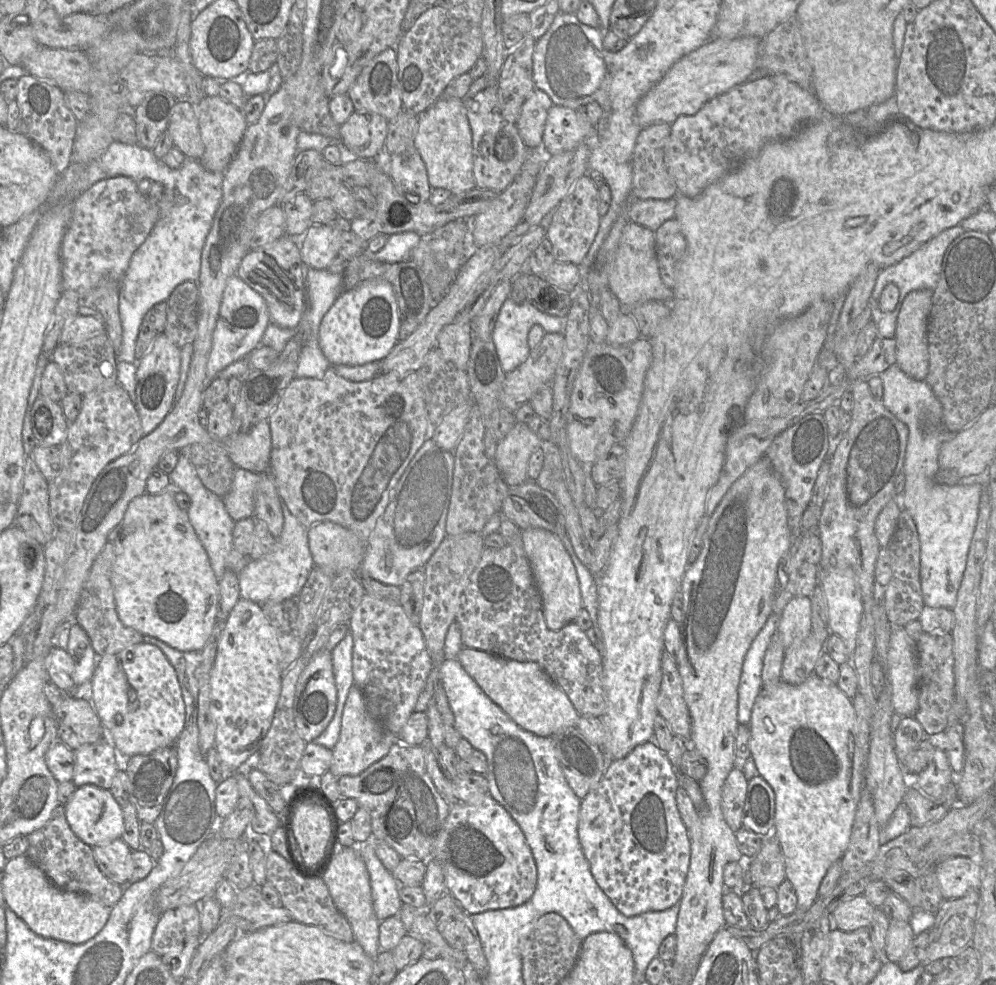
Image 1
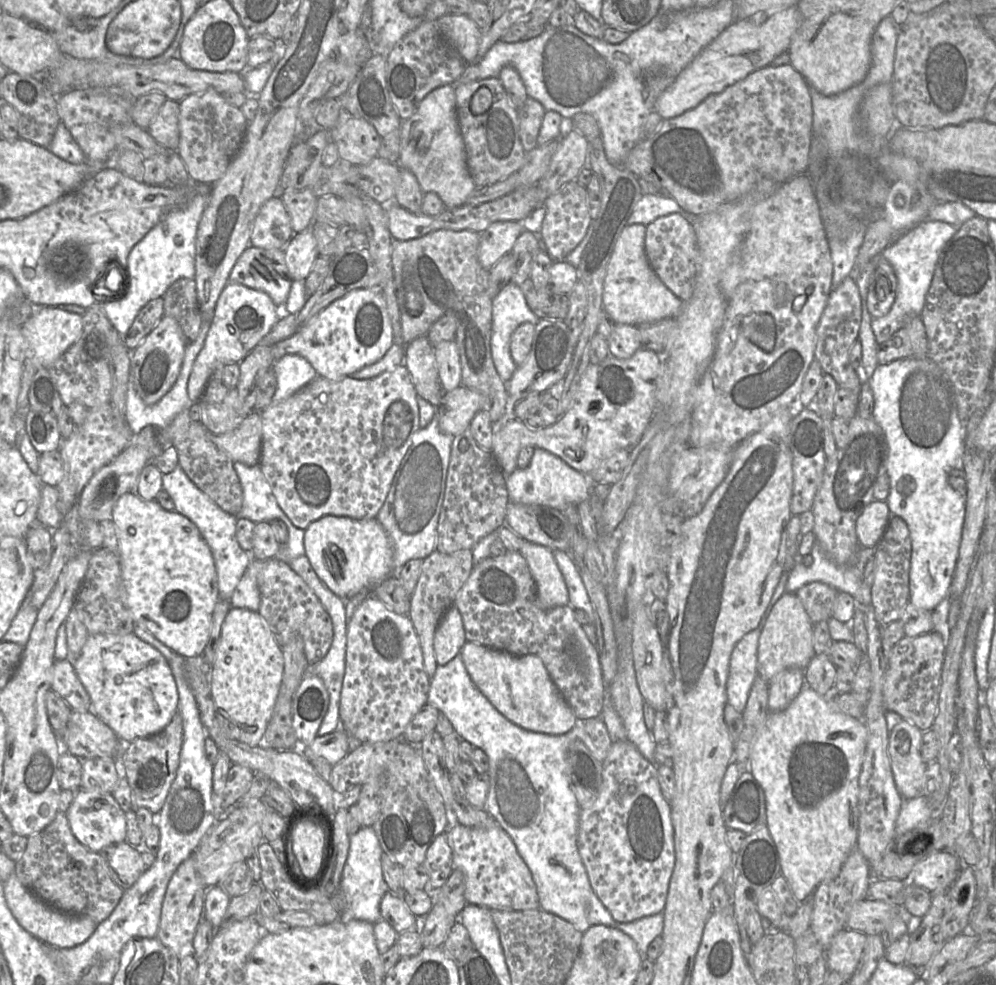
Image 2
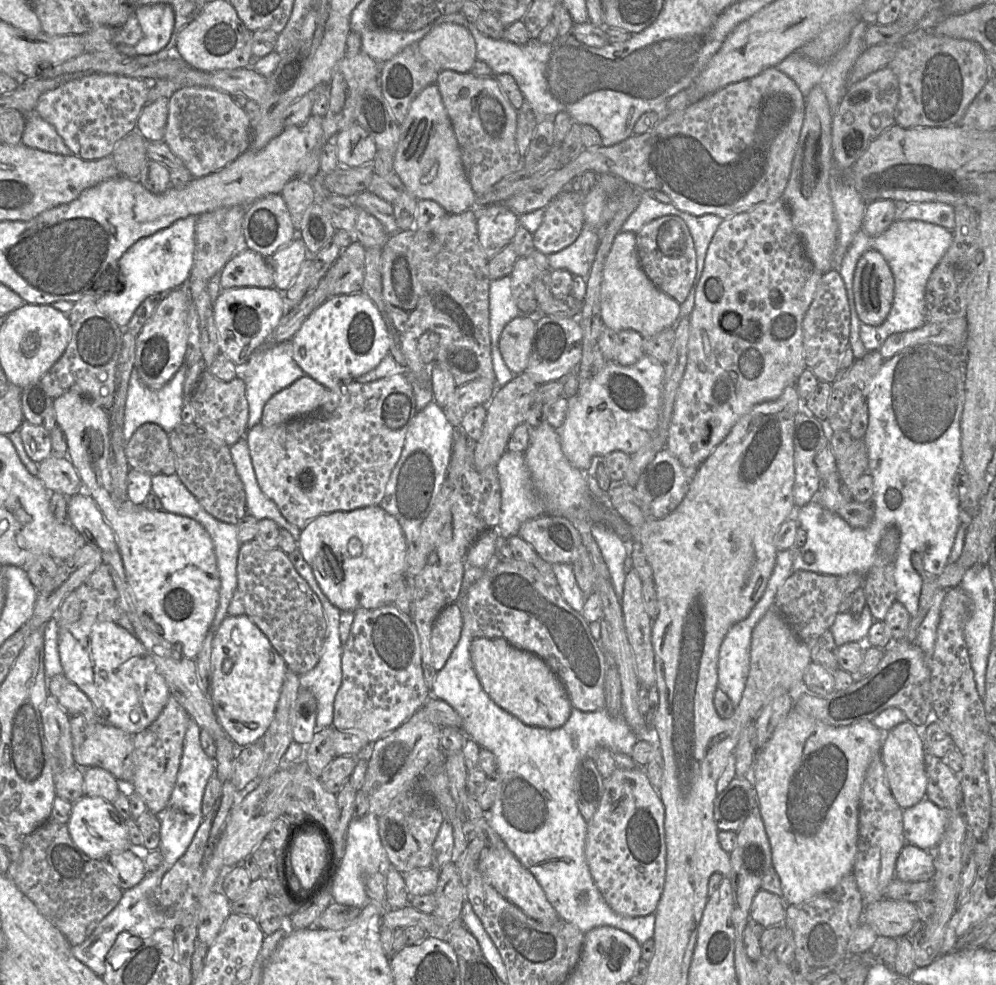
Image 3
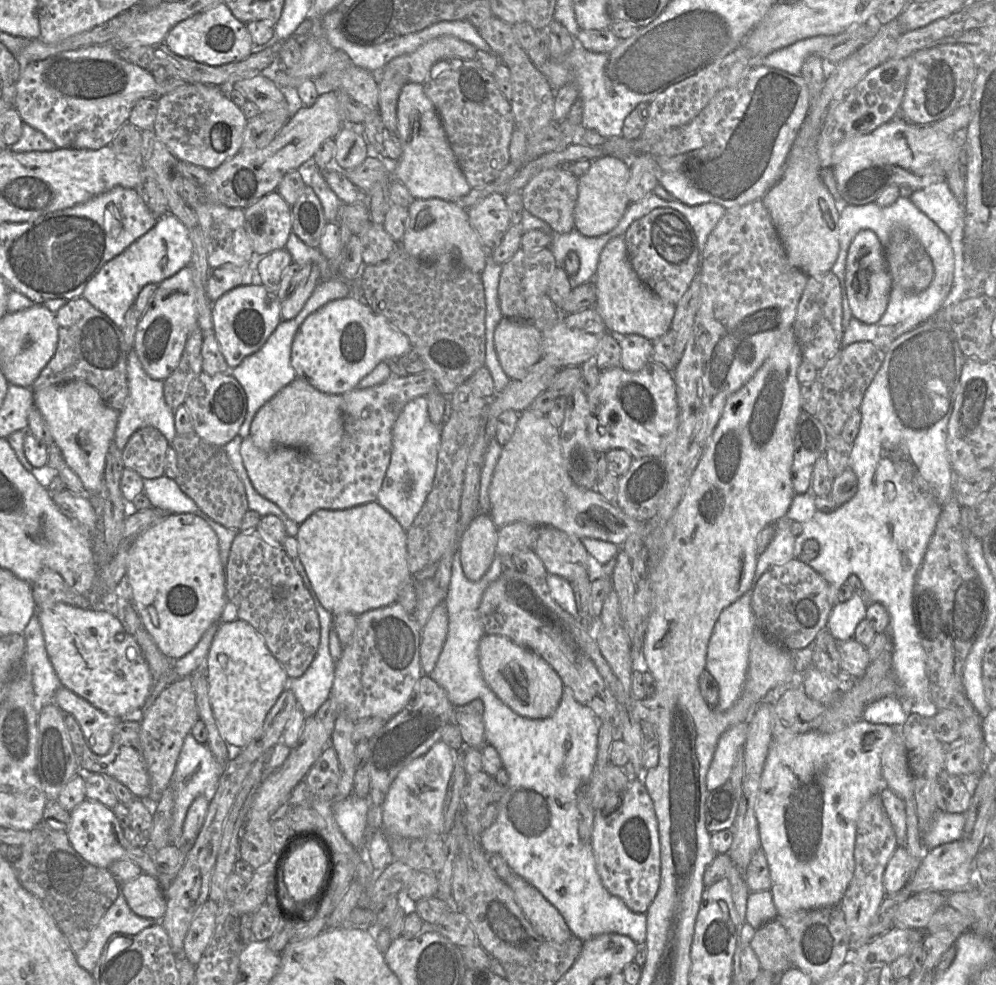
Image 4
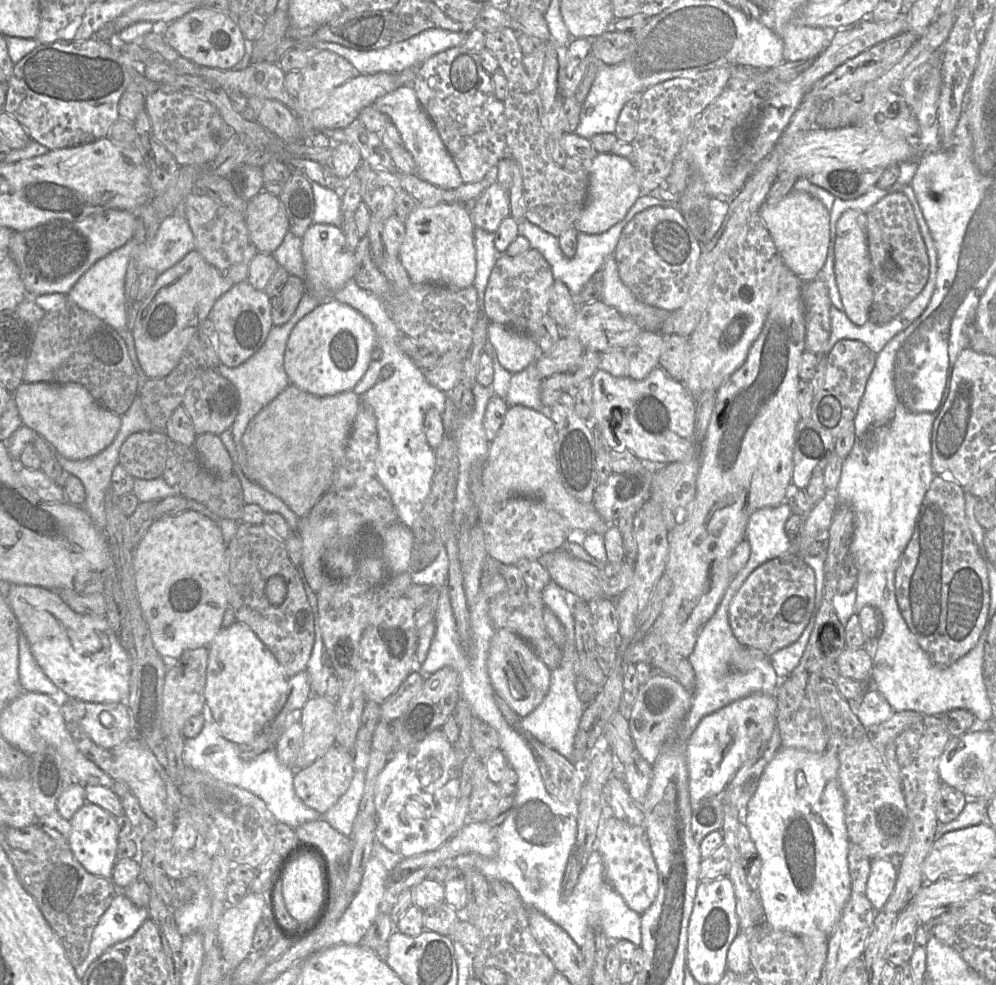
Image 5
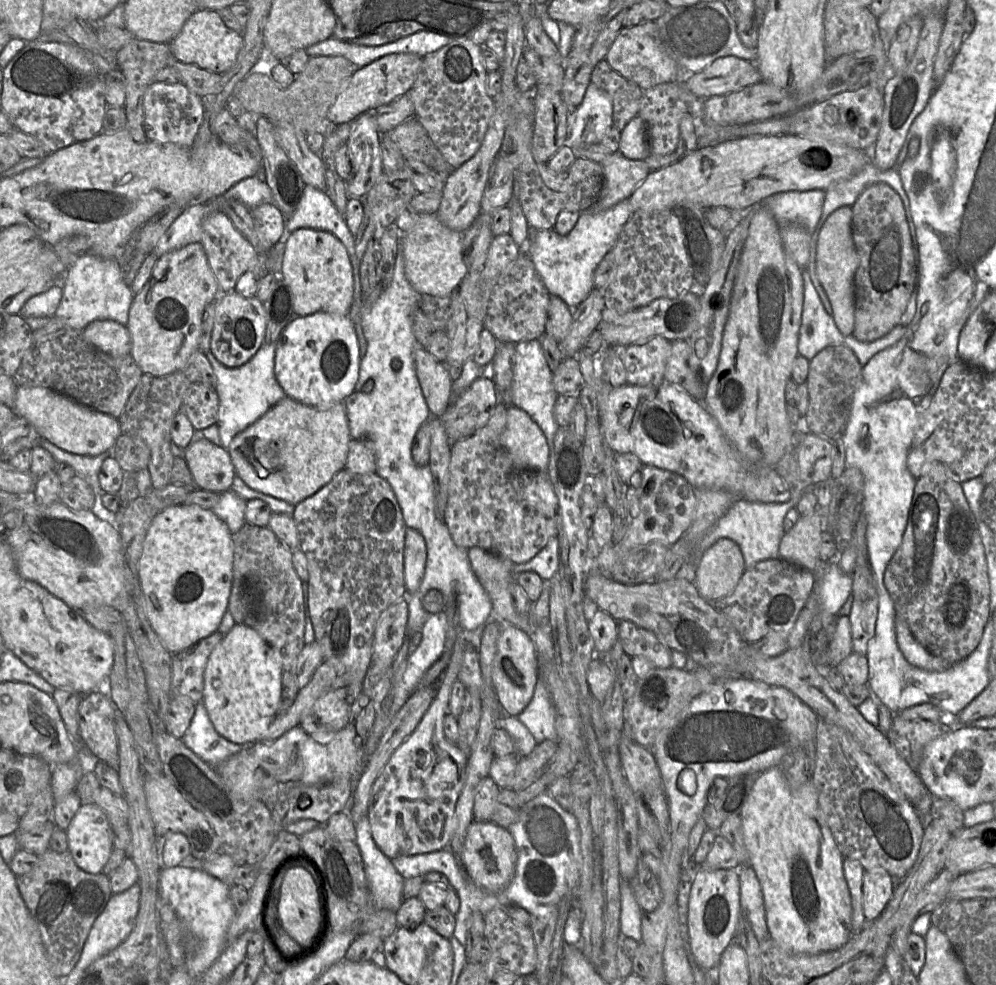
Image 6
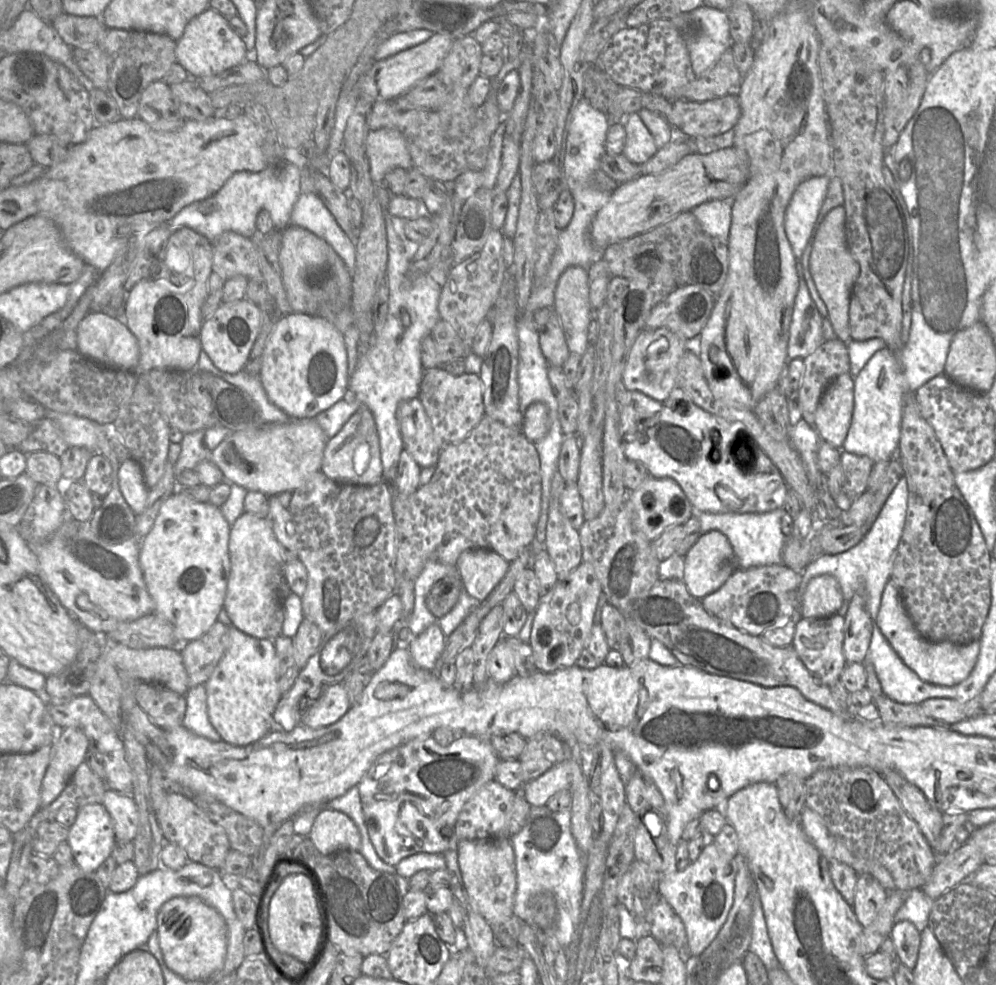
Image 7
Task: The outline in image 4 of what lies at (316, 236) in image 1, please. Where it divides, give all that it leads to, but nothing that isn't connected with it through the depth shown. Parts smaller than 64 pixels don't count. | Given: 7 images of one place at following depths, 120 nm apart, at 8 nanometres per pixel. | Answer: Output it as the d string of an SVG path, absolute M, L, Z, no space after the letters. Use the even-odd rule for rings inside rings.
M285 248L256 257L255 267L260 284L267 290L276 293L284 270L292 263L291 254Z

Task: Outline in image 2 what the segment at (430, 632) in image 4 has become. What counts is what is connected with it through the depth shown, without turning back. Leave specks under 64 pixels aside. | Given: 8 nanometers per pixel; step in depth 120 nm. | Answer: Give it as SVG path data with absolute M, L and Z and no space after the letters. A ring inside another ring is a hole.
M451 606L442 616L434 636L438 665L445 665L454 659L466 642L462 615L456 606Z

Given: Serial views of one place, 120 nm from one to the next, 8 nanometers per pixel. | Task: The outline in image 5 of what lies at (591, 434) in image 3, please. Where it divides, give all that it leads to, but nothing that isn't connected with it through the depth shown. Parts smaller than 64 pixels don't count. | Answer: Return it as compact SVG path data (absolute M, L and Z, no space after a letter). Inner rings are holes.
M655 367L643 380L614 377L598 368L592 381L590 418L609 450L628 450L644 463L687 461L697 454L695 441L696 405L680 381Z

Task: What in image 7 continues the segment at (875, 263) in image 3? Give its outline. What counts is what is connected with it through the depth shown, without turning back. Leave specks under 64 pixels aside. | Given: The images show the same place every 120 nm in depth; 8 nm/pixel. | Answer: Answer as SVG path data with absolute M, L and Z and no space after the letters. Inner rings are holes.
M842 205L832 209L818 227L809 260L809 272L827 308L827 318L836 338L848 342L850 338L849 305L853 285L859 275L859 265L851 256L845 239L845 209Z

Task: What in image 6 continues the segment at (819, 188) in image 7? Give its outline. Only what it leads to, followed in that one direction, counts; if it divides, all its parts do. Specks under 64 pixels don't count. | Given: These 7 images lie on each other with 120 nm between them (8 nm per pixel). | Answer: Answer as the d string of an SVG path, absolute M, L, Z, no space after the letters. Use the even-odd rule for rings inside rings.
M785 191L769 197L765 206L780 225L798 224L810 234L816 228L821 217L825 191Z

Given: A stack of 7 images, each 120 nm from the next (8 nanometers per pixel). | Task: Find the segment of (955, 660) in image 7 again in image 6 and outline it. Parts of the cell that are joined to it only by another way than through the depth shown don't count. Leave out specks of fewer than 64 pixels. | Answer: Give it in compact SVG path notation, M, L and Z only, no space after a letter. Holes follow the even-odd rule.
M896 614L896 641L905 659L913 666L931 672L942 672L951 667L944 659L933 655L913 636L908 625Z

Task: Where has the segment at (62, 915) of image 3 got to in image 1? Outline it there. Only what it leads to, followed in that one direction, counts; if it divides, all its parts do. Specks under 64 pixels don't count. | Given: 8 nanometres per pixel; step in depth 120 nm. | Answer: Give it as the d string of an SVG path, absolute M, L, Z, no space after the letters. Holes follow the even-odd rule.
M59 804L52 812L46 824L28 836L29 846L25 855L39 867L58 888L86 895L106 907L112 908L120 900L124 887L111 882L96 864L93 848L80 840L71 830L65 815L65 806Z

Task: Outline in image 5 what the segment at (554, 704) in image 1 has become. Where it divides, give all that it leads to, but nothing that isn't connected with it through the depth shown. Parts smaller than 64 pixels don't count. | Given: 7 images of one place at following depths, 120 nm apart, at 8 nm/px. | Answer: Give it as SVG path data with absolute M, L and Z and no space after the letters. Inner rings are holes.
M510 629L496 630L490 643L486 669L495 695L502 698L521 718L541 704L550 686L551 670L526 640Z

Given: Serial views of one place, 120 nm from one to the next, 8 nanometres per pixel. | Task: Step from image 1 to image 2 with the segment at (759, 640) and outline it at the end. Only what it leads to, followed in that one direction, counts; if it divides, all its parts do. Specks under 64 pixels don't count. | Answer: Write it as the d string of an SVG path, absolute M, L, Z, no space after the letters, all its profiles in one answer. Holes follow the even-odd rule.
M784 571L759 625L754 630L745 634L732 651L726 693L728 703L740 713L743 713L746 707L750 691L757 677L757 651L760 634L771 609L780 597L787 593L787 581L788 572Z

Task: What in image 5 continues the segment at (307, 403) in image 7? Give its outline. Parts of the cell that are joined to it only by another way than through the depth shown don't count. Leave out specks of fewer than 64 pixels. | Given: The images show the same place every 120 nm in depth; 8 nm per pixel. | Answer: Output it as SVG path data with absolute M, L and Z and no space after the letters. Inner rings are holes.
M336 299L321 300L321 304L293 328L284 353L284 369L290 384L315 396L331 396L353 390L371 363L372 351L376 346L374 327L366 317Z

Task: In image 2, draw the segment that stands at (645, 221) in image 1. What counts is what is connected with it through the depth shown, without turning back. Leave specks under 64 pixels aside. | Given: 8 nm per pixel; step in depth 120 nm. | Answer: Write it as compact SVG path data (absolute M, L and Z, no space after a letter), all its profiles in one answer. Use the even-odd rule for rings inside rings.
M647 193L643 194L636 203L627 225L643 224L647 226L659 217L683 212L686 211L680 207L673 197Z

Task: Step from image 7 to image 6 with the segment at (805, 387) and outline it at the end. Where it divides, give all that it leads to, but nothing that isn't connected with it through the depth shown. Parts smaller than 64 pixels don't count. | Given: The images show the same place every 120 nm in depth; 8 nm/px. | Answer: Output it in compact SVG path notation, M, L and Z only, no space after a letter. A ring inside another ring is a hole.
M845 344L828 346L810 360L805 382L809 394L809 404L804 416L807 431L829 440L842 438L862 369L863 365L853 350Z

